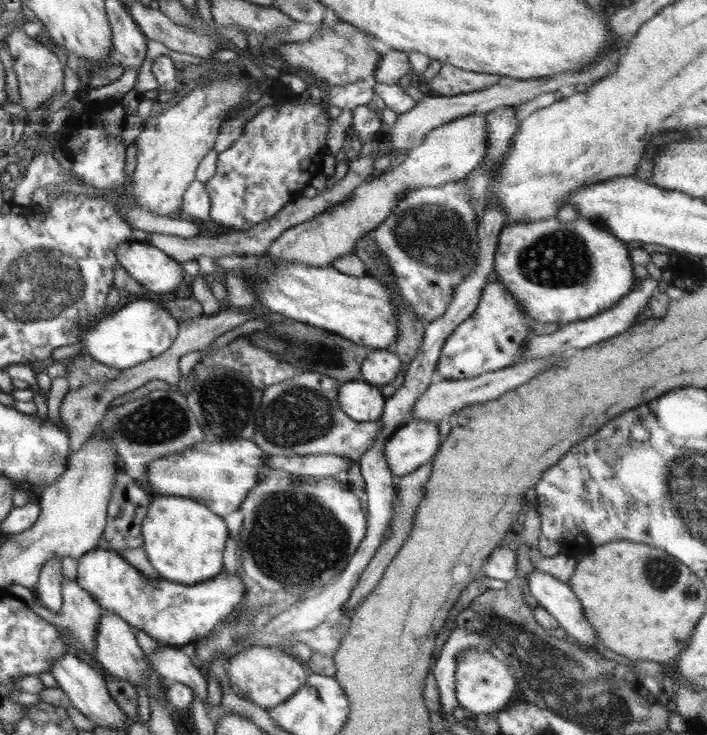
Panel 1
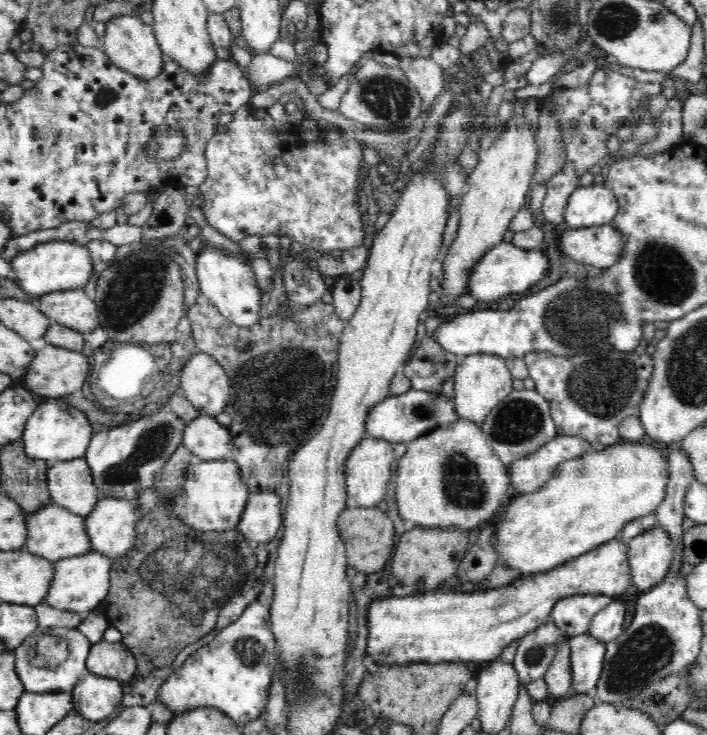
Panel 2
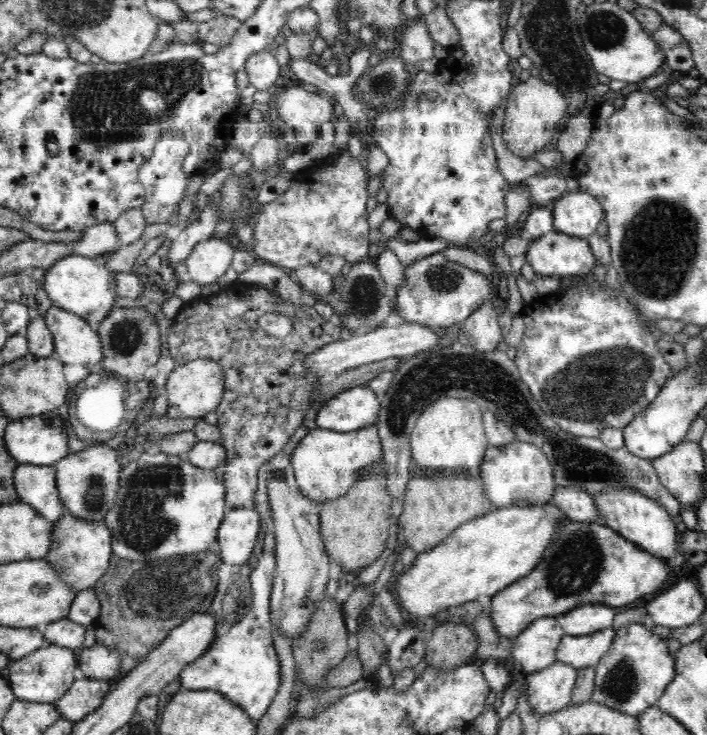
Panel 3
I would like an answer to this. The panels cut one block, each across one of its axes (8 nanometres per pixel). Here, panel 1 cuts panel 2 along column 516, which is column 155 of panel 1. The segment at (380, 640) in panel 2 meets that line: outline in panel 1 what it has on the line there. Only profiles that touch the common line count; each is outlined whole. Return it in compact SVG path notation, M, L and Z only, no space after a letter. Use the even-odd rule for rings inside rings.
M96 549L86 552L77 559L76 584L84 589L103 608L104 611L116 614L126 620L135 630L143 630L156 640L159 645L181 649L196 643L209 635L233 611L233 607L245 598L245 586L237 574L228 576L228 572L220 572L216 578L200 584L180 584L163 579L145 578L135 566L132 566L118 552Z

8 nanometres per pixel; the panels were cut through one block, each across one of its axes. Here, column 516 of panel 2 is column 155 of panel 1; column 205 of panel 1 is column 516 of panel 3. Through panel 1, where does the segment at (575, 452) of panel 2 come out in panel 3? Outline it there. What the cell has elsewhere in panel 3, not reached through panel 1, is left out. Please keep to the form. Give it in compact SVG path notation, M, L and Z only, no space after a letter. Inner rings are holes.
M513 440L506 446L488 446L480 462L479 477L485 495L494 508L546 506L552 501L557 484L548 457L534 444Z

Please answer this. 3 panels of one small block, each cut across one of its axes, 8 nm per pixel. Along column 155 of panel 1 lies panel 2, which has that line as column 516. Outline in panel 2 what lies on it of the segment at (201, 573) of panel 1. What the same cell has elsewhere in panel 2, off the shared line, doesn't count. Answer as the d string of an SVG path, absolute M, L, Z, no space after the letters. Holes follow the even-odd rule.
M646 438L634 442L616 442L594 447L579 457L560 463L557 471L536 492L514 495L492 536L498 552L498 563L518 570L522 576L542 574L616 539L618 532L632 520L658 509L666 496L668 484L667 457L660 447Z

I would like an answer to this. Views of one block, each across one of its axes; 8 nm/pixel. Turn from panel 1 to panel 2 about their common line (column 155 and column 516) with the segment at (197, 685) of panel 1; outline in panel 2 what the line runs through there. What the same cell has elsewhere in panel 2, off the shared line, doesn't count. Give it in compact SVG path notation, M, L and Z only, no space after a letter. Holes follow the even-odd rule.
M551 618L519 640L520 646L512 664L522 685L546 674L561 641L569 641L569 636Z

